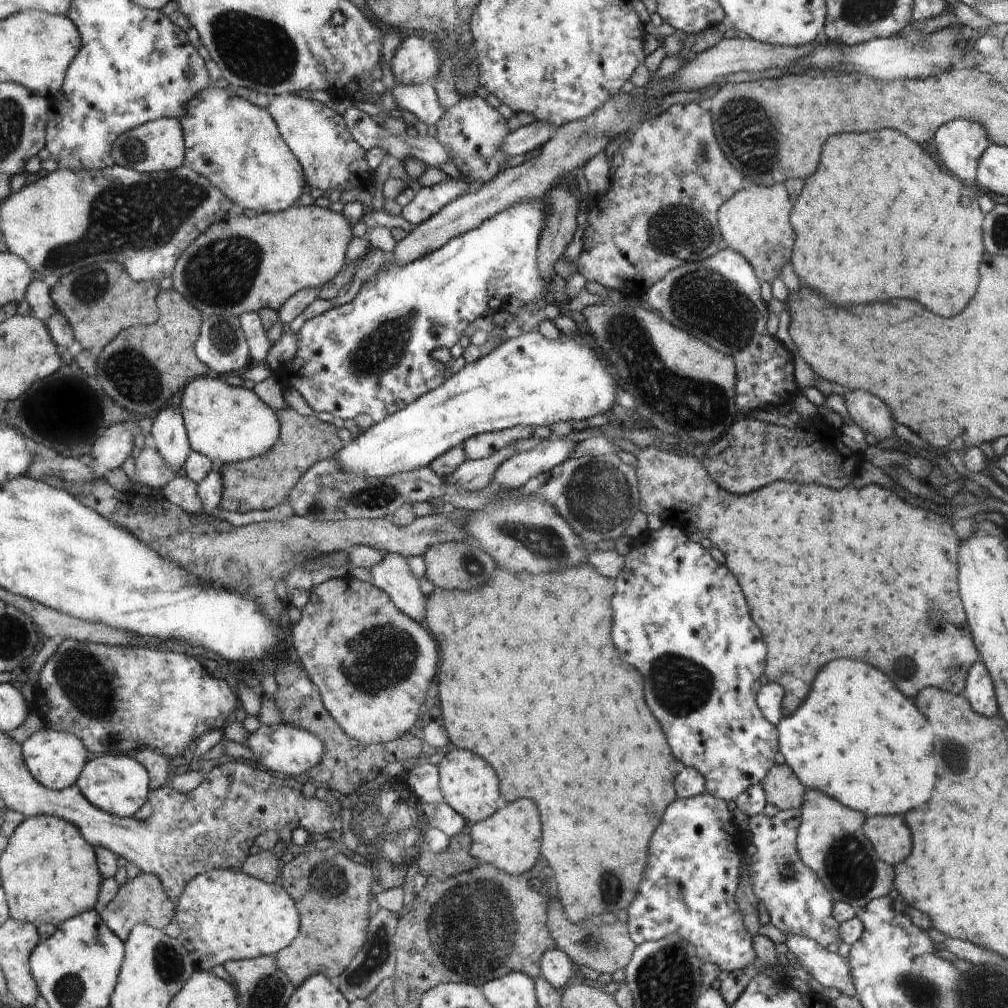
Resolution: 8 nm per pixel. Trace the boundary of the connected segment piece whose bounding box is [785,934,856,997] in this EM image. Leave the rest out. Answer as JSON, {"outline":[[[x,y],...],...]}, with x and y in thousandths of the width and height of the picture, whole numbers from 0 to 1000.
{"outline":[[[800,929],[781,930],[782,942],[792,950],[795,958],[815,978],[829,980],[833,986],[849,989],[843,957],[839,949],[826,945]]]}

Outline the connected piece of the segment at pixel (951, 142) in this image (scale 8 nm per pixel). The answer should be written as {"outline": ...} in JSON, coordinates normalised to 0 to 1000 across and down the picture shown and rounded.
{"outline":[[[948,118],[929,131],[929,149],[935,163],[952,179],[966,181],[975,151],[983,145],[980,127],[972,121]]]}

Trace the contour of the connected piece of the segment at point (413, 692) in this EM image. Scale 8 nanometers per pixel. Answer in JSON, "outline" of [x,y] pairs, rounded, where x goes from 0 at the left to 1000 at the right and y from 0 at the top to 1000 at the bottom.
{"outline":[[[342,571],[311,581],[307,587],[306,598],[299,603],[298,615],[290,619],[289,629],[300,661],[315,683],[323,704],[355,736],[370,739],[395,732],[413,716],[427,677],[433,671],[433,637],[420,620],[397,607],[385,588],[368,577]]]}

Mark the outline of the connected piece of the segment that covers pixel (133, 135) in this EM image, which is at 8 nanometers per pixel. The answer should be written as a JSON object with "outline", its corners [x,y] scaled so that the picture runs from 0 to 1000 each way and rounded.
{"outline":[[[161,117],[141,123],[117,135],[114,141],[115,164],[139,171],[169,171],[183,166],[186,161],[187,146],[183,124],[175,117]]]}

